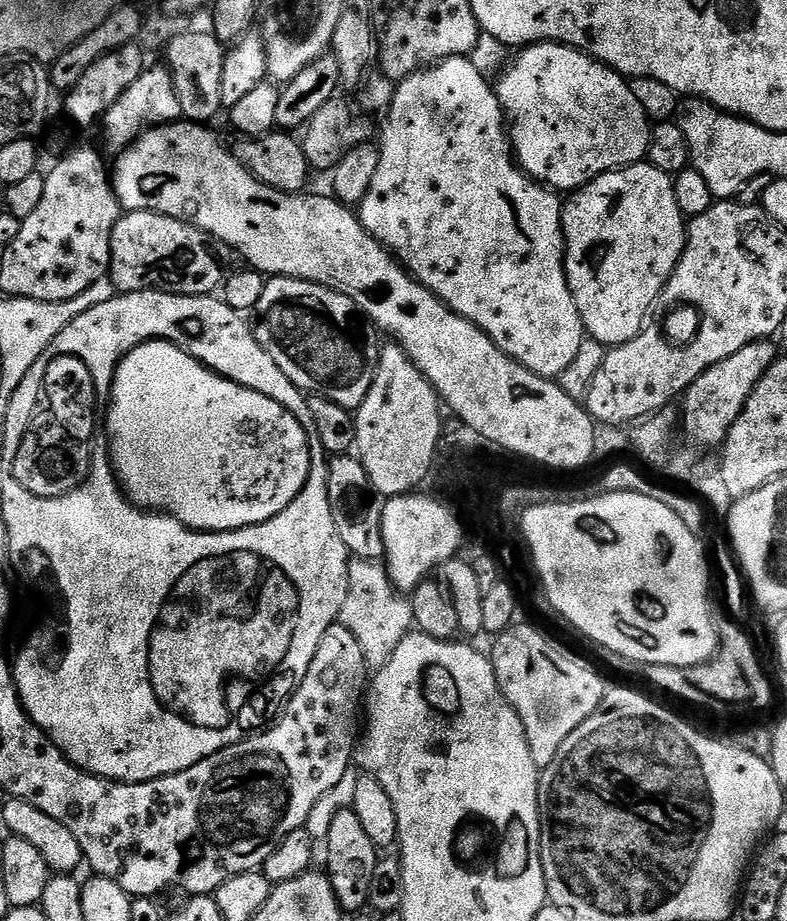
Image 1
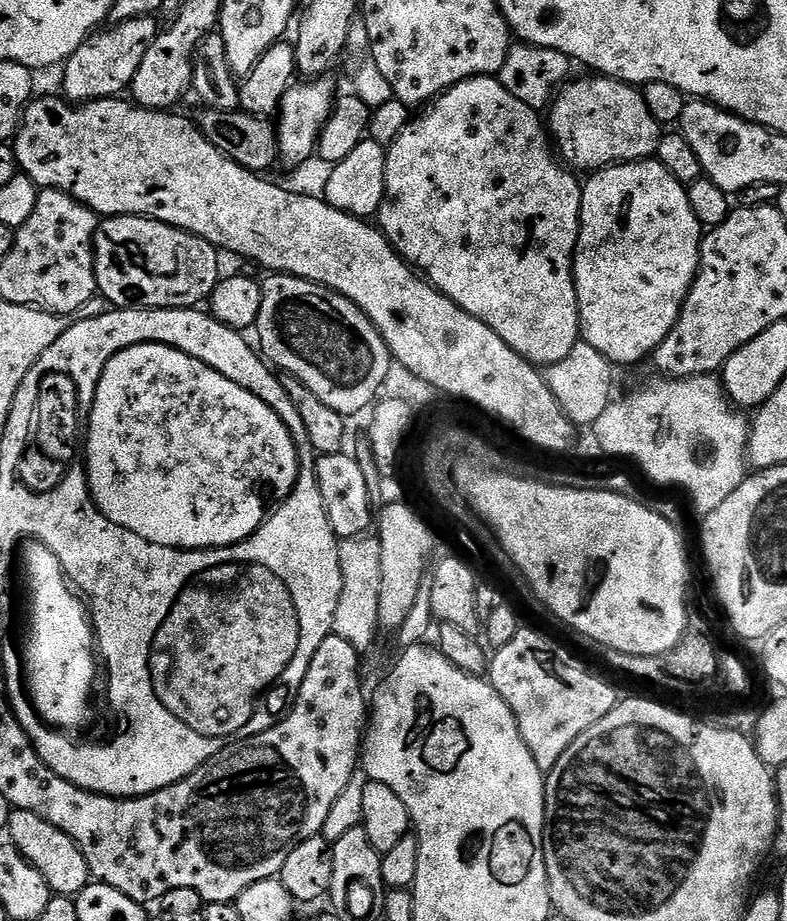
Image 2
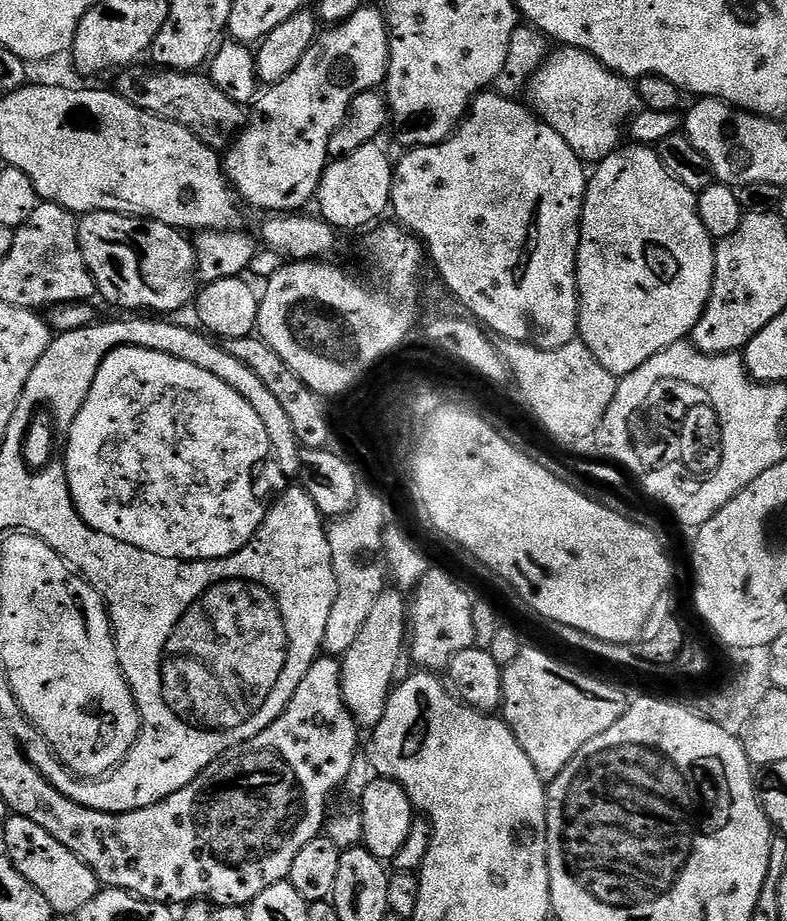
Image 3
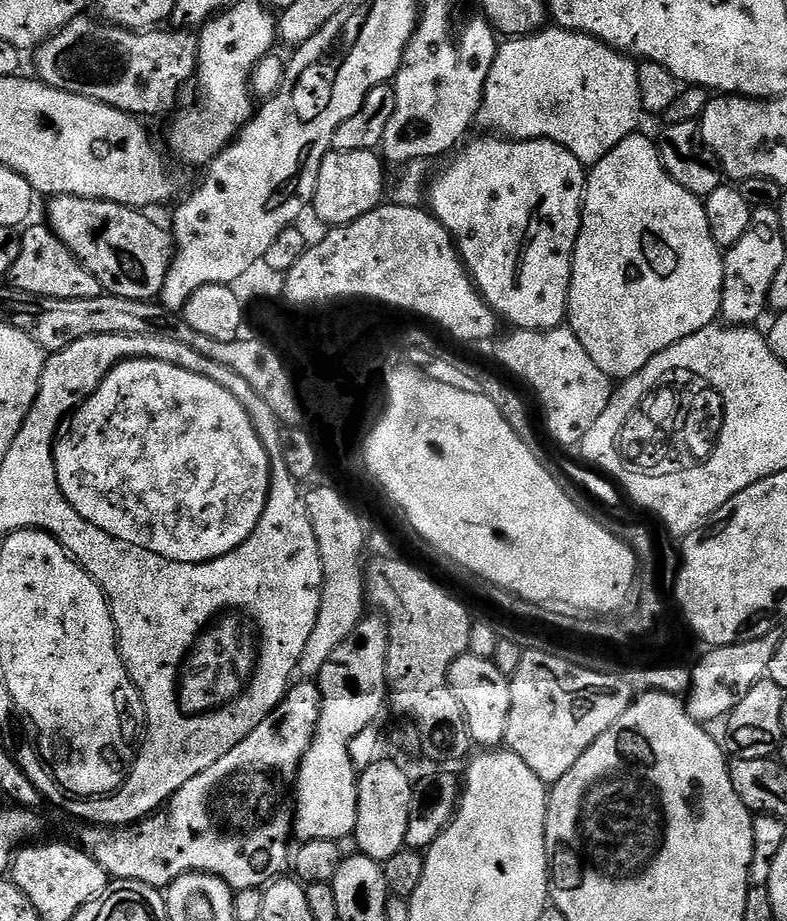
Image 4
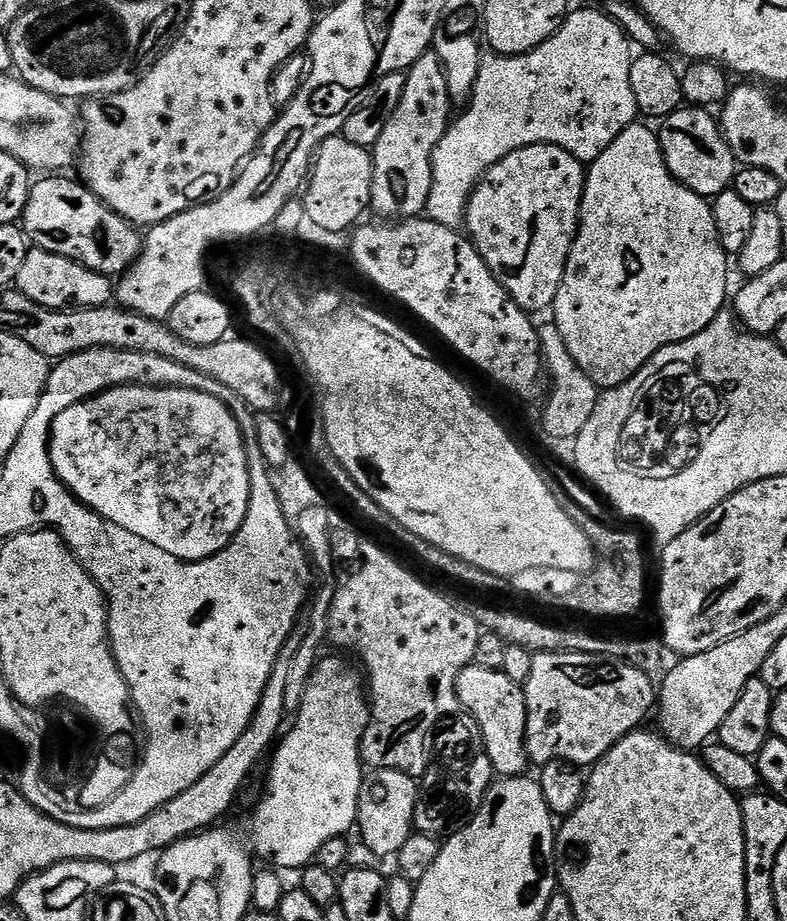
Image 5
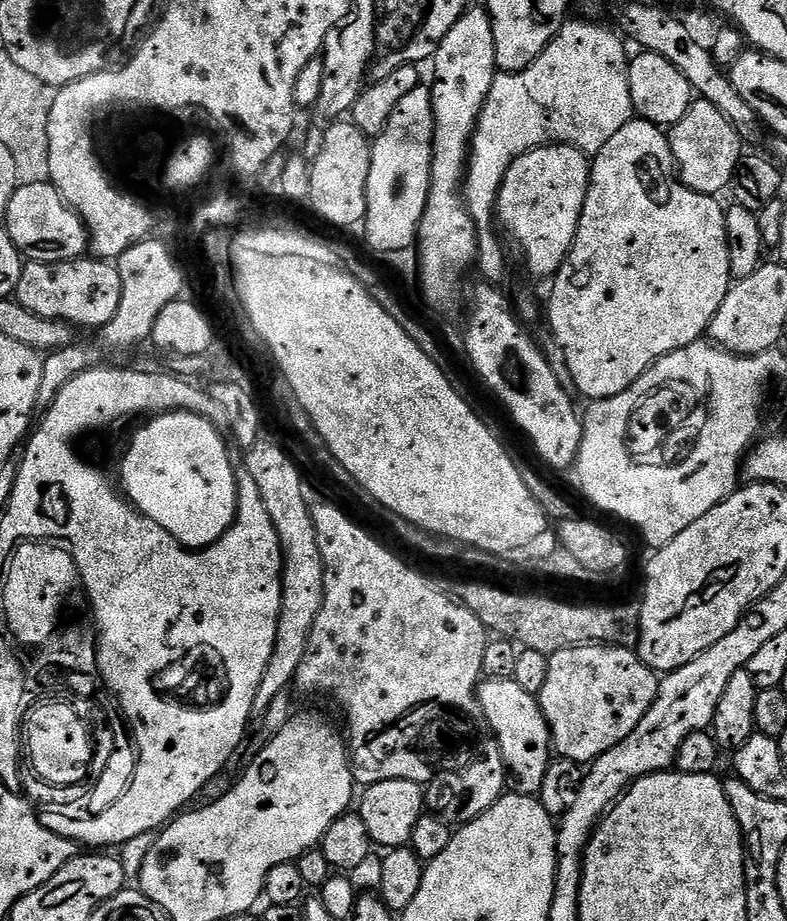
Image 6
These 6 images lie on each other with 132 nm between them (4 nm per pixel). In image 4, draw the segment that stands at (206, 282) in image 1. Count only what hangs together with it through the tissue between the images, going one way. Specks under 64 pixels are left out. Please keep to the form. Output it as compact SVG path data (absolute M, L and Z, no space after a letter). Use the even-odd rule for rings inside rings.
M54 196L47 201L48 217L46 223L53 234L74 253L78 262L94 278L98 278L101 289L109 296L134 298L135 300L155 301L166 282L166 274L172 265L174 241L167 231L164 232L151 220L151 215L124 204L109 200L91 200L77 196Z

